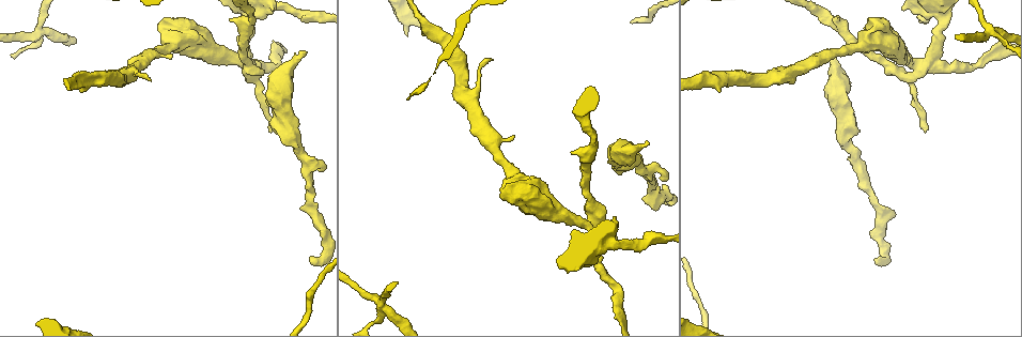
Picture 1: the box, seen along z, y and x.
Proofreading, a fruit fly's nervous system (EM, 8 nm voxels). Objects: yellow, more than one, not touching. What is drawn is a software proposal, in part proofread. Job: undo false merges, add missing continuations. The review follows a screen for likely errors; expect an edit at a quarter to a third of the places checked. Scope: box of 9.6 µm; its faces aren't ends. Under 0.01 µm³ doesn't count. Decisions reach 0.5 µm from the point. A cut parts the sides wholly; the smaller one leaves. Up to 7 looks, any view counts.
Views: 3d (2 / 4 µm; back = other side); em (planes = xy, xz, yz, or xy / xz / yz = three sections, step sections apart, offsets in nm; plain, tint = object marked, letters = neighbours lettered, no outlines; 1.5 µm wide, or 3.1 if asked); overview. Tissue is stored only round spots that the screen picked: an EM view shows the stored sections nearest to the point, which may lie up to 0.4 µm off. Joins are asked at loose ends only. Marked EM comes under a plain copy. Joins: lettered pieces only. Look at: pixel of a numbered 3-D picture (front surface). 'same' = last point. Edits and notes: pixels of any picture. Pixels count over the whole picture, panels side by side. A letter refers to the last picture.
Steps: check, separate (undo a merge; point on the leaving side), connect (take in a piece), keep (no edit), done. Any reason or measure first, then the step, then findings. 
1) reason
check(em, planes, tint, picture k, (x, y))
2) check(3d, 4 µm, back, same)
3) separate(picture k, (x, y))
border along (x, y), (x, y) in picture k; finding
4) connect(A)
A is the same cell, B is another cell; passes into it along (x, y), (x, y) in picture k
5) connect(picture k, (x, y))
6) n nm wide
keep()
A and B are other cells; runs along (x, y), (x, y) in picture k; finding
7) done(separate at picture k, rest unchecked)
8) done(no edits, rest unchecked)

long arm stops here
check(em, xy, step 4, letters, picture 1, (311, 260))

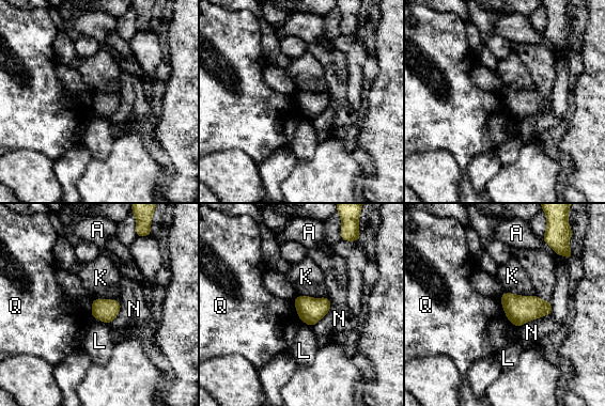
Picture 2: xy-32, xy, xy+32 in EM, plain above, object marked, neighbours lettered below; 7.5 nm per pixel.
check(em, planes, letters, same)

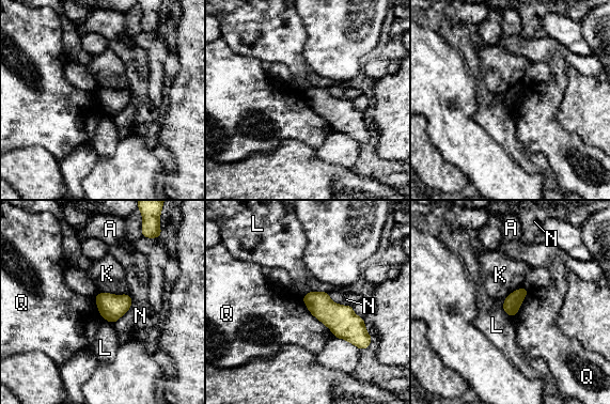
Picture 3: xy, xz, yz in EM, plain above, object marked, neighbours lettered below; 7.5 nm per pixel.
130 nm wide
keep()
A, K, L, N and Q are other cells; border along (301, 298), (307, 309), (334, 337) in picture 3; none of them fits

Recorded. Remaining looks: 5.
an open end
check(em, xy, step 4, letters, picture 1, (645, 141))

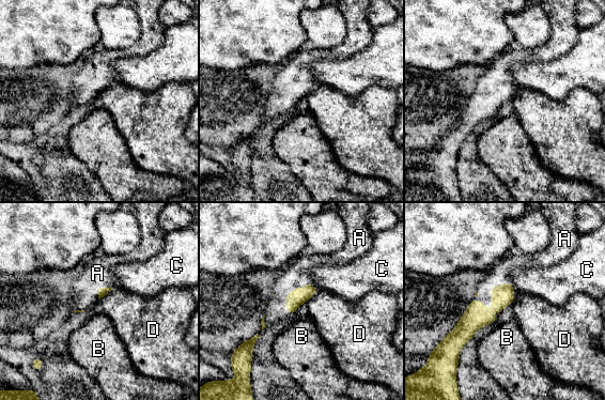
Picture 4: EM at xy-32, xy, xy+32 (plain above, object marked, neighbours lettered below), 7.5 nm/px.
A touches over 320 nm
connect(A)
A is the same cell, B, C and D are other cells; it goes on there

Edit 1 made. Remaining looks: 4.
redraw
check(overview)

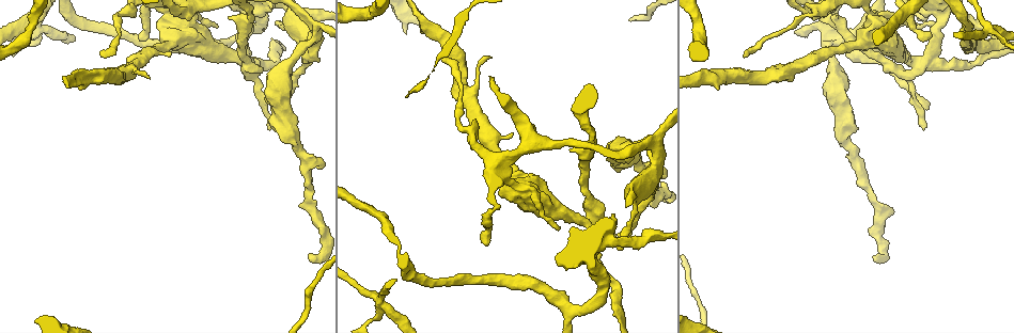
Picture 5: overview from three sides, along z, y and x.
sharp bend
check(em, planes, letters, picture 5, (37, 31))

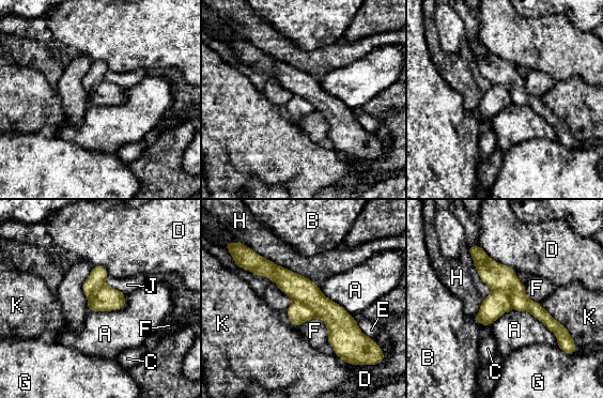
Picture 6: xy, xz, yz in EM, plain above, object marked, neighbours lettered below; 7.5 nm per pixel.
200 nm wide
separate(picture 6, (497, 276))
A, B, C, D, E, F, G, H, J and K are other cells; border along (493, 289), (505, 289), (512, 307) in picture 6; a second cell is stuck on

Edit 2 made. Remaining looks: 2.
done(connect at picture 4, separate at picture 6, rest unchecked)

